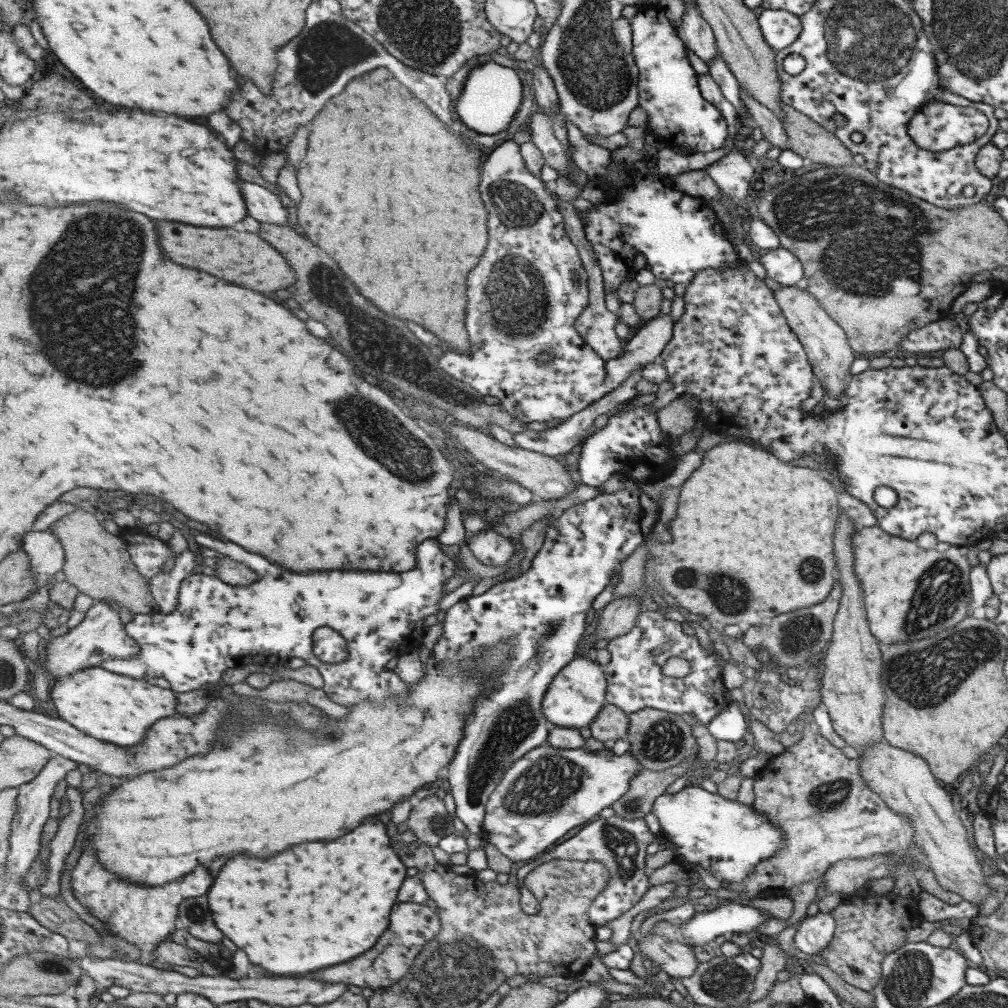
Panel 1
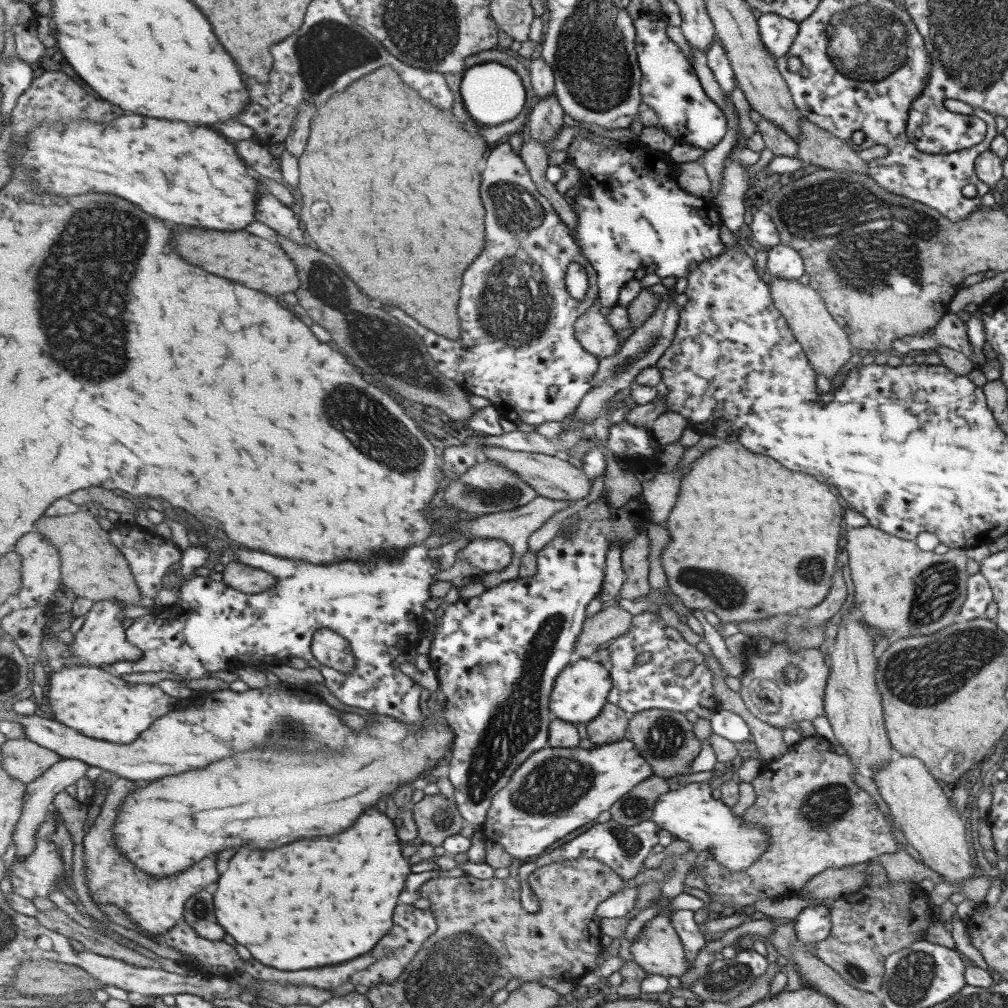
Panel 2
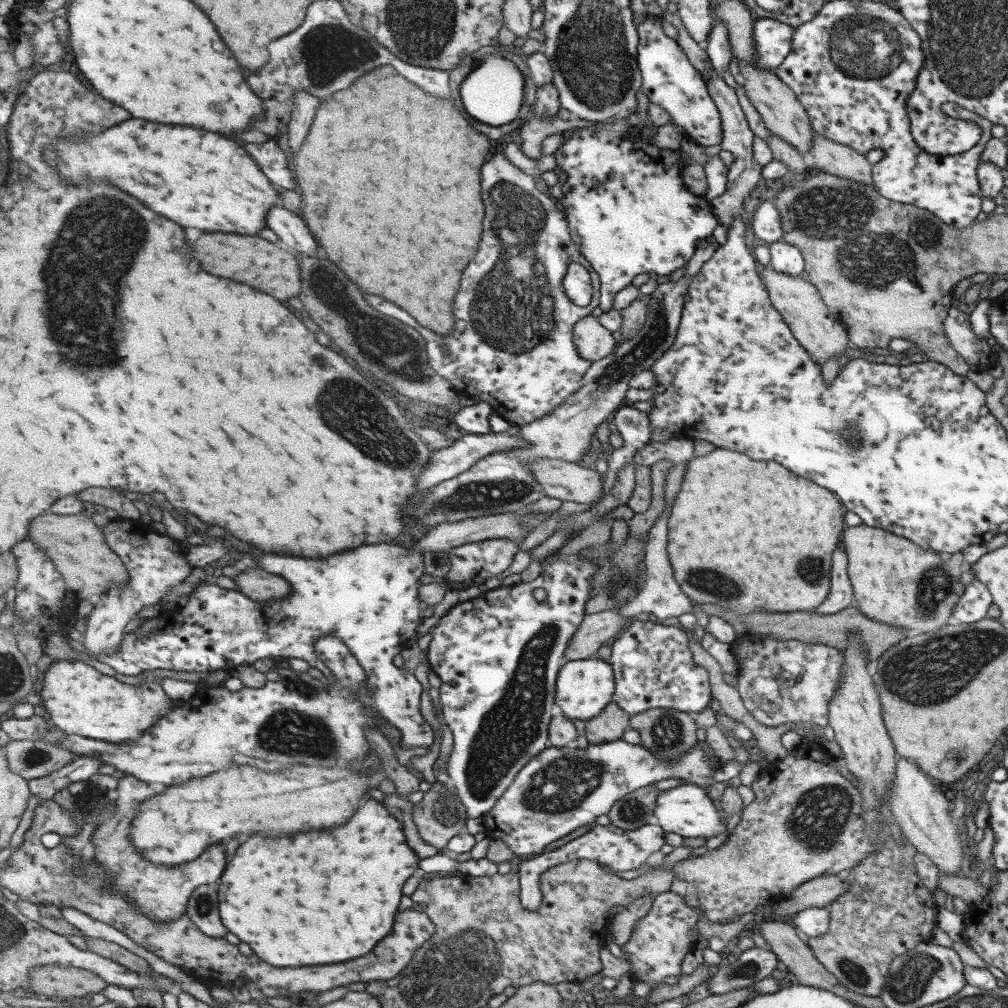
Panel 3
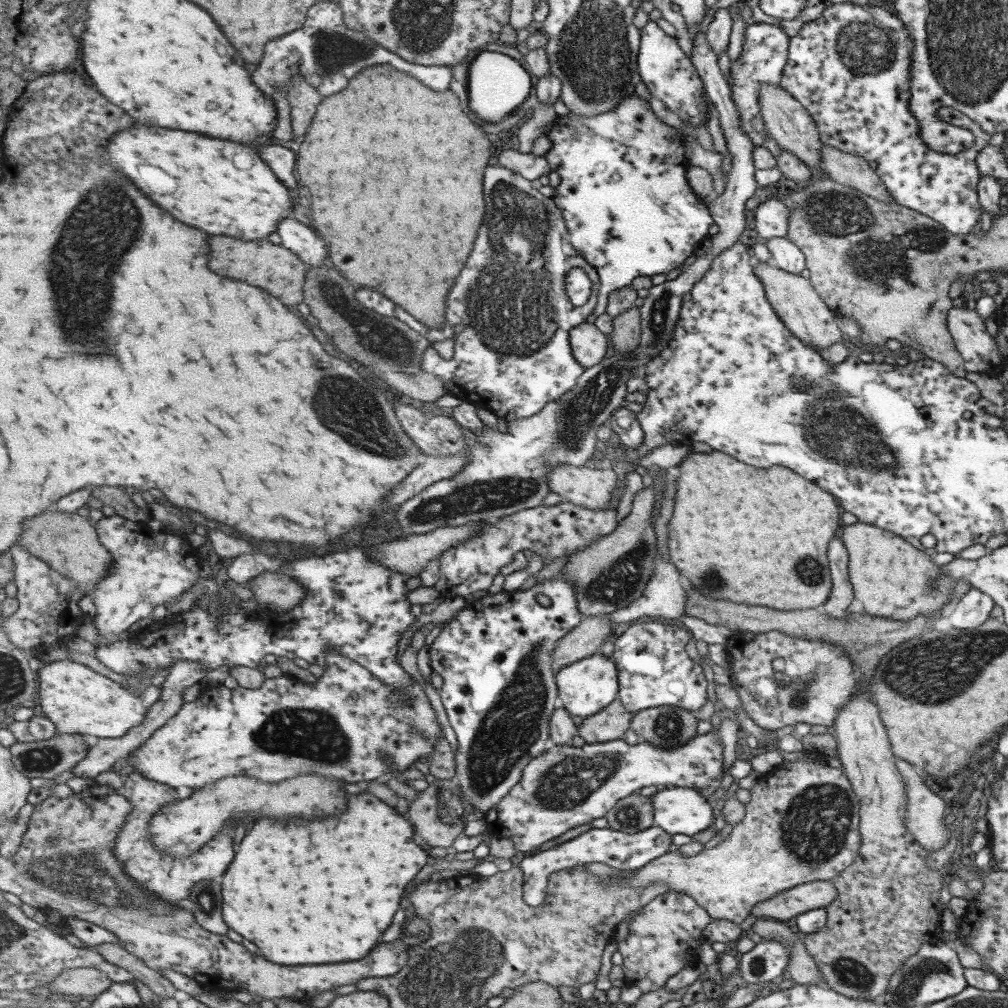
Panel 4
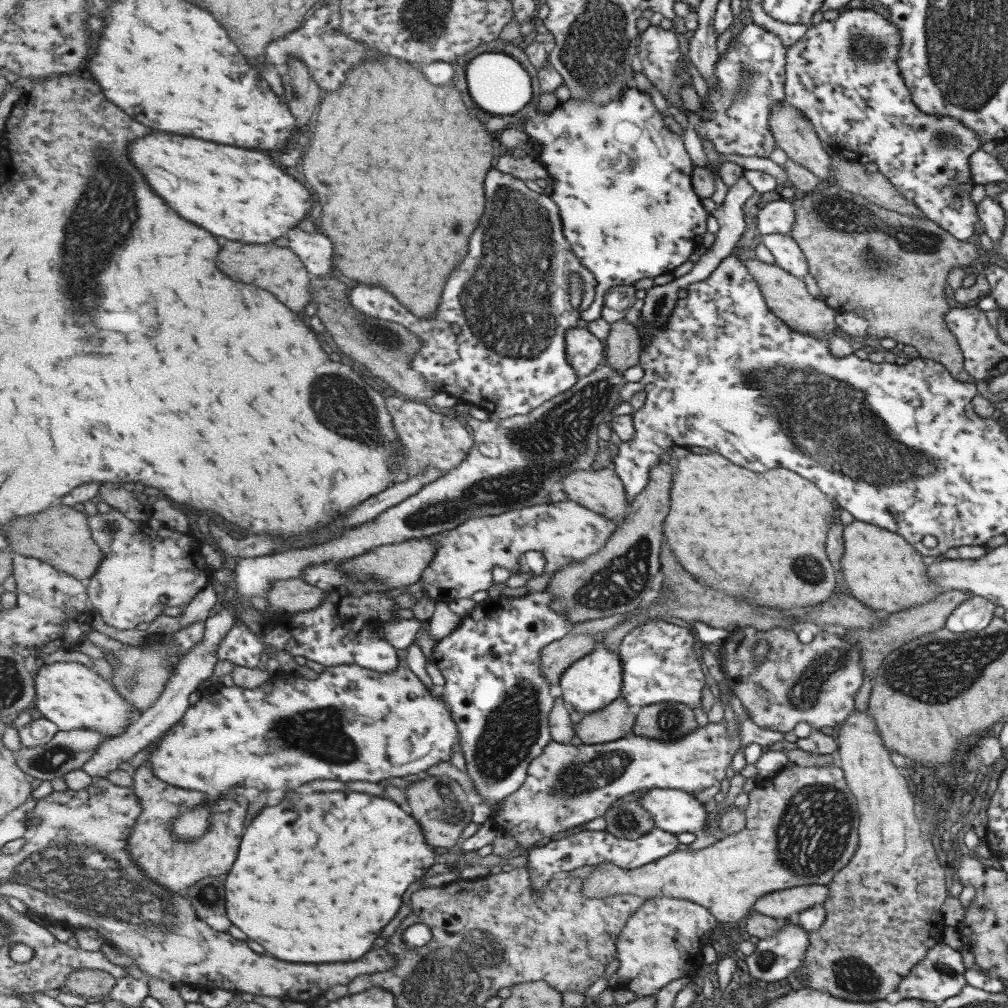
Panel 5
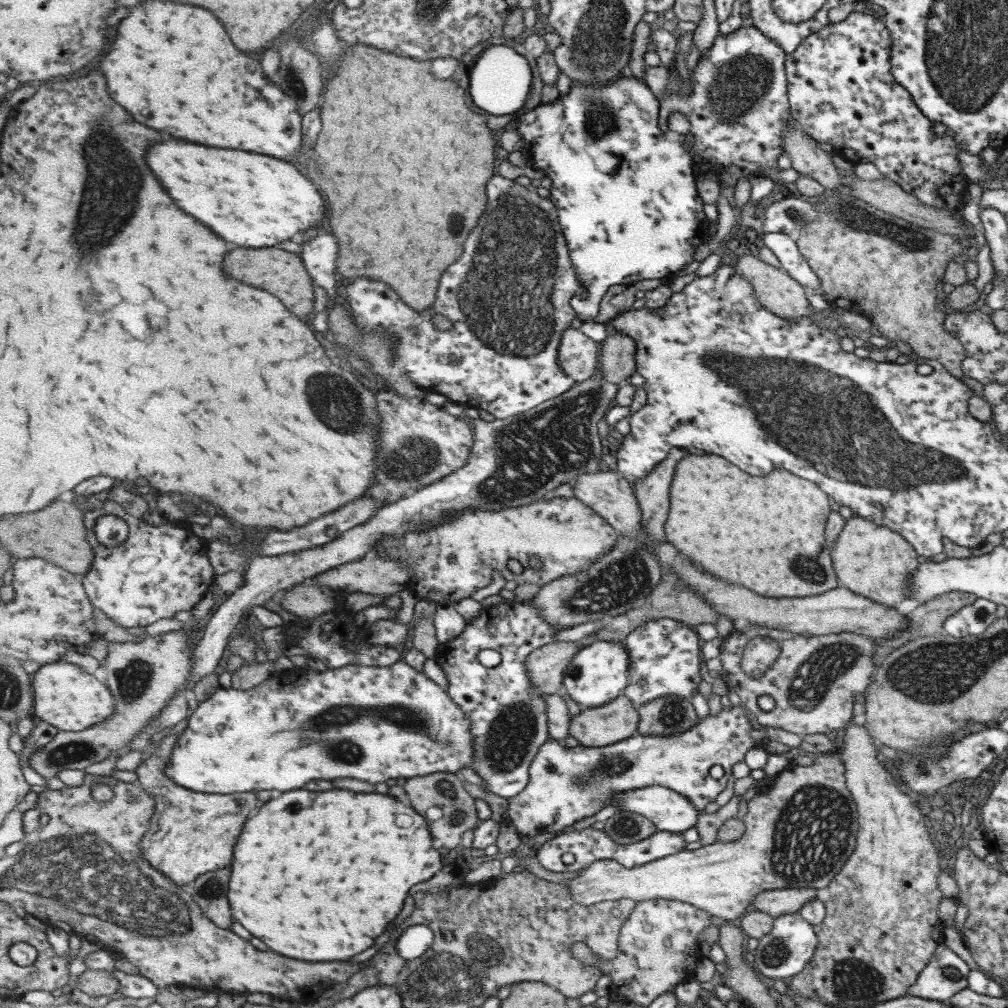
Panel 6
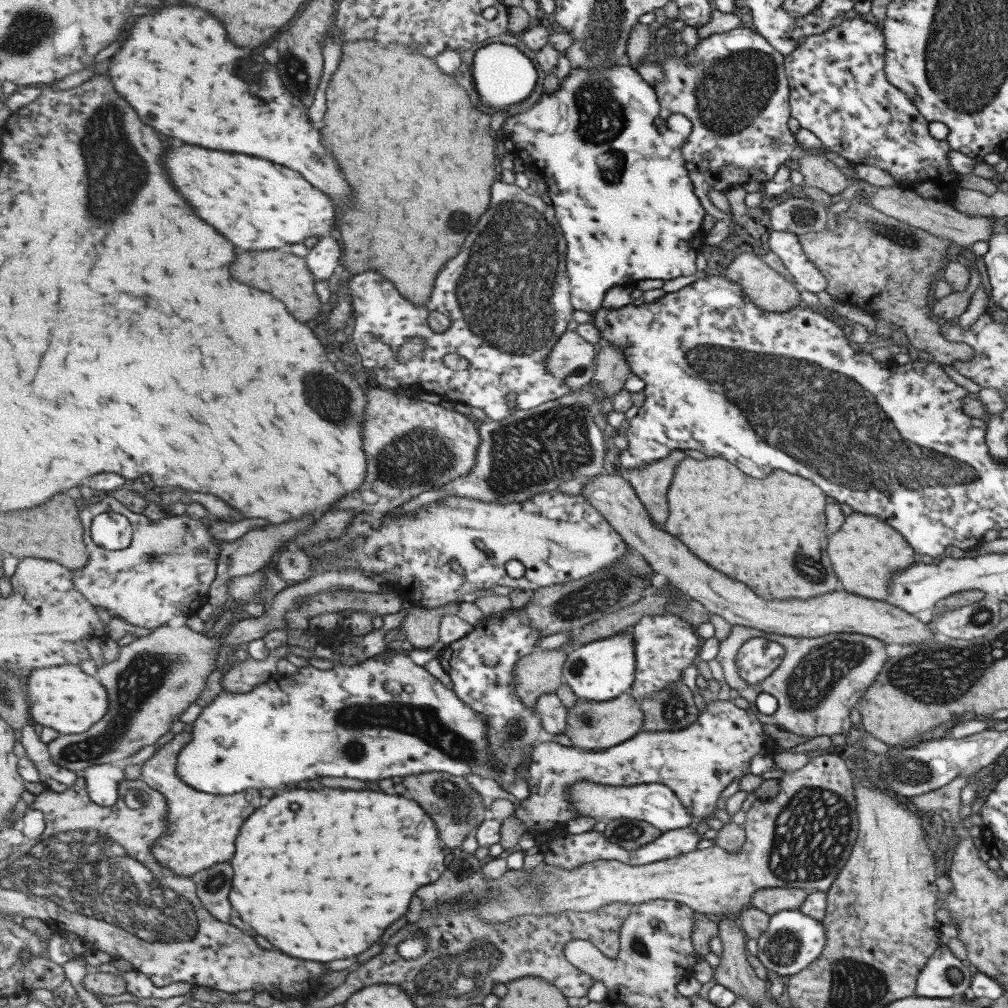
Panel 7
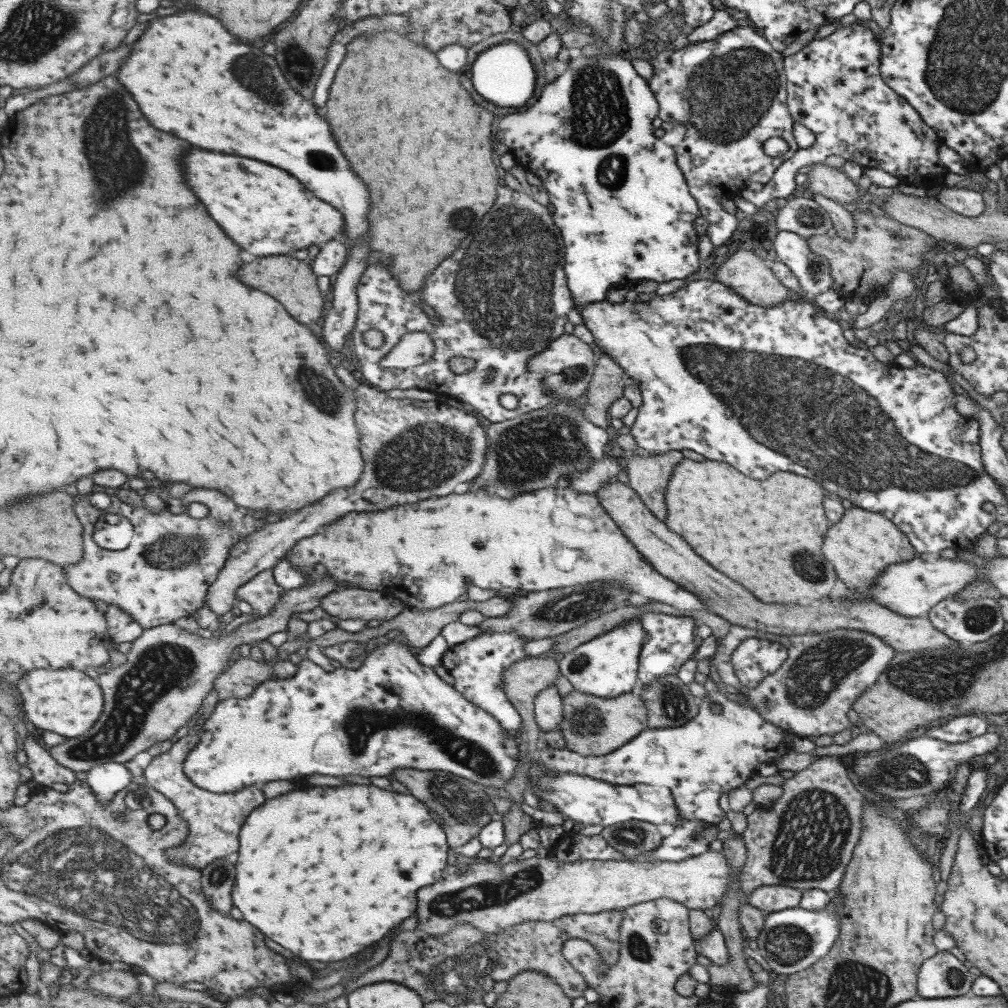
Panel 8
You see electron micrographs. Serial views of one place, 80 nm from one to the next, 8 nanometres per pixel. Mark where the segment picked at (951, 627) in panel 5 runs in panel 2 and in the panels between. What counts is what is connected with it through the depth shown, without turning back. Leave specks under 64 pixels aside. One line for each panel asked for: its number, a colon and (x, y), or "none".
2: (978, 595)
3: (972, 605)
4: (972, 609)

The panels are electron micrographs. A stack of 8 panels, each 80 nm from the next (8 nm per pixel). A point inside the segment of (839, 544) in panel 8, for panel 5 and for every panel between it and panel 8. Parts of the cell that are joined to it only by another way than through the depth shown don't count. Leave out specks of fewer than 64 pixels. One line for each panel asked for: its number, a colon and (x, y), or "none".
5: (881, 569)
6: (871, 561)
7: (865, 552)

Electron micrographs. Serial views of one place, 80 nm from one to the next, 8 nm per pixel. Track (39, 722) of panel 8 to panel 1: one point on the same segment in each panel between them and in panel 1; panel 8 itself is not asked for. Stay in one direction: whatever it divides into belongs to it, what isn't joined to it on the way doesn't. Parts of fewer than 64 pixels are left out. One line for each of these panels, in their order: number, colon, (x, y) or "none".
1: (119, 709)
2: (99, 704)
3: (79, 699)
4: (77, 699)
5: (74, 697)
6: (71, 700)
7: (64, 698)

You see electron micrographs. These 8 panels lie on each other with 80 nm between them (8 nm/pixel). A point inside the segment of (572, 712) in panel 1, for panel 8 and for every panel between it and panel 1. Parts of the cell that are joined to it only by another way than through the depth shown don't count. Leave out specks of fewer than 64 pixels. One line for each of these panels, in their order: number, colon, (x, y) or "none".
2: (582, 690)
3: (586, 687)
4: (588, 686)
5: (596, 680)
6: (600, 672)
7: (602, 670)
8: (608, 666)

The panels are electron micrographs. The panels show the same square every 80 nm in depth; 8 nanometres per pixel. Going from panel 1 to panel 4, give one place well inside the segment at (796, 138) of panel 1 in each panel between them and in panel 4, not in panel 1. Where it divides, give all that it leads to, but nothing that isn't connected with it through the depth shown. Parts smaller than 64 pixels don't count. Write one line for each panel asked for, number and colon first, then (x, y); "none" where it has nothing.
2: (816, 146)
3: (831, 157)
4: (851, 170)

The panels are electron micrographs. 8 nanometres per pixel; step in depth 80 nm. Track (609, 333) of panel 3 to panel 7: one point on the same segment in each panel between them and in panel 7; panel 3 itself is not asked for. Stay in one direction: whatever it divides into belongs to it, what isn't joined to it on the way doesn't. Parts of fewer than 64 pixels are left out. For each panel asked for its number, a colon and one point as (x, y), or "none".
4: (591, 347)
5: (586, 353)
6: (579, 355)
7: (573, 358)

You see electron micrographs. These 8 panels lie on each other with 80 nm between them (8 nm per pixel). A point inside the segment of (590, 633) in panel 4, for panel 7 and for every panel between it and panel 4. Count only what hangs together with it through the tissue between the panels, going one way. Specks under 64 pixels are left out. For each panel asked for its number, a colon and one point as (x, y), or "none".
5: (559, 656)
6: (547, 665)
7: (542, 672)

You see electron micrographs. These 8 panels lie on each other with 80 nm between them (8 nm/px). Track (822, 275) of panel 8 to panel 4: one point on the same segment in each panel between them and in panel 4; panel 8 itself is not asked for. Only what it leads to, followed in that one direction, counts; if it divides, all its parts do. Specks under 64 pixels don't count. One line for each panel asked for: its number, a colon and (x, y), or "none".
4: (785, 255)
5: (786, 254)
6: (792, 262)
7: (785, 245)

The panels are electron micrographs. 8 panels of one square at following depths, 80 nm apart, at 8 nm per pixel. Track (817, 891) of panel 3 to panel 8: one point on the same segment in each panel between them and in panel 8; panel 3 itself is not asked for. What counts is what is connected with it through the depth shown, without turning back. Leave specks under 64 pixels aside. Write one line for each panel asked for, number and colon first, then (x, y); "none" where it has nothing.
4: (818, 894)
5: (779, 905)
6: (774, 903)
7: (768, 900)
8: (767, 898)

